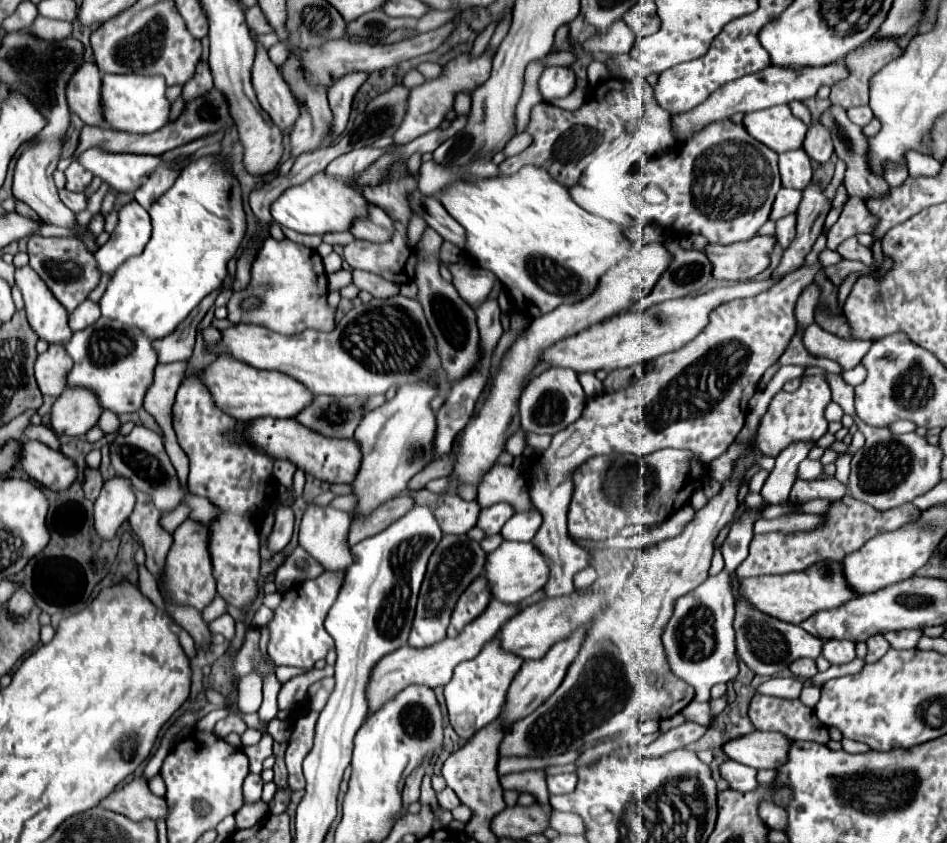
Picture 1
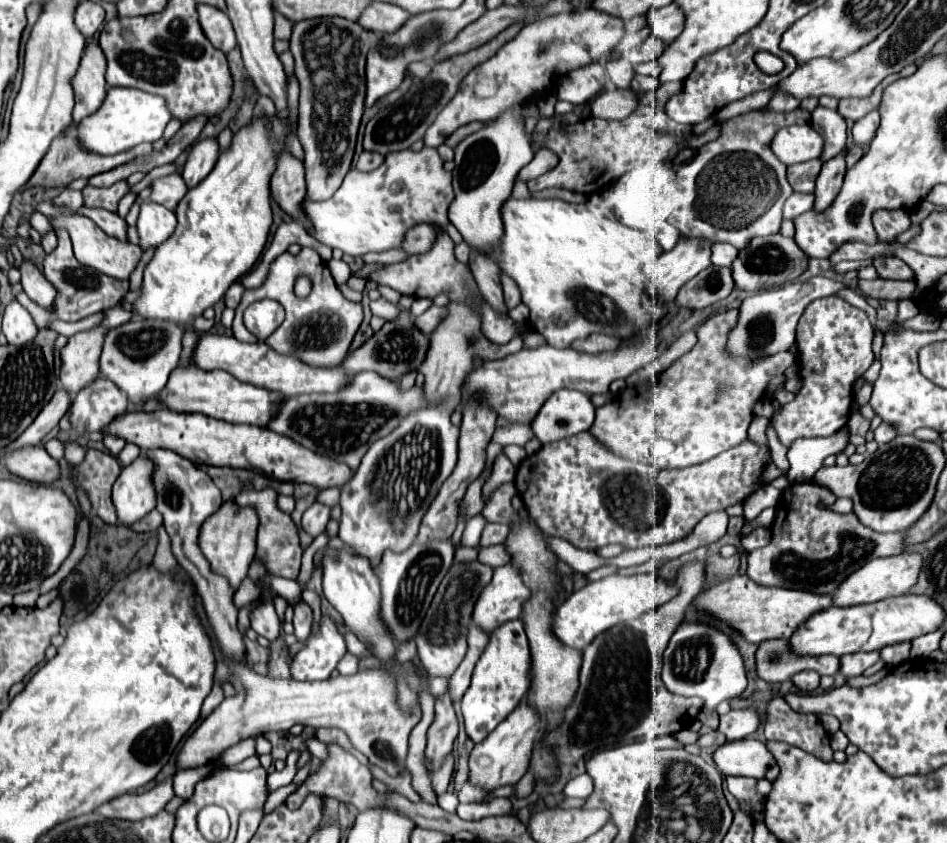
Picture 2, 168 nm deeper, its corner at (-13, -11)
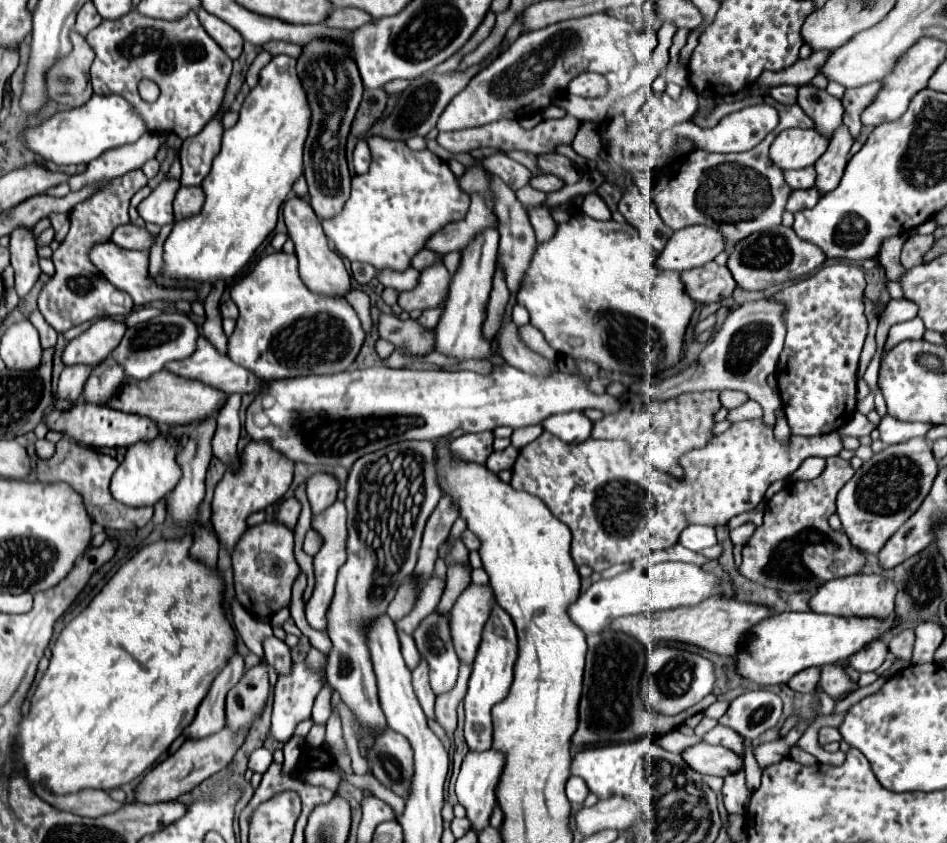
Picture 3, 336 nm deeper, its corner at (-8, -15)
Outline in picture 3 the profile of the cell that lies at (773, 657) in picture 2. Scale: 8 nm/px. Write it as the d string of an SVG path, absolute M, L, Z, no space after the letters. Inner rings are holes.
M839 664L823 666L823 672L821 672L821 680L819 680L819 684L821 684L821 688L823 688L833 700L839 700L843 694L853 692L853 690L859 688L857 682L853 682L853 680L845 674L843 666L839 666Z

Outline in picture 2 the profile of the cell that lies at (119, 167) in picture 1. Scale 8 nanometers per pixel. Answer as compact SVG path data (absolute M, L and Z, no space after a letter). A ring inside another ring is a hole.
M170 174L170 176L162 176L158 180L152 180L150 190L152 190L150 196L148 196L150 202L162 204L162 206L174 210L188 188L186 188L180 174Z

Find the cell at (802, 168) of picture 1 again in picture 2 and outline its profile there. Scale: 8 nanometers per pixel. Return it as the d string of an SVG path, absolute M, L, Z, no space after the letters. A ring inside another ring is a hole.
M810 160L810 162L788 166L788 182L794 188L794 192L812 194L820 168L822 168L820 160Z

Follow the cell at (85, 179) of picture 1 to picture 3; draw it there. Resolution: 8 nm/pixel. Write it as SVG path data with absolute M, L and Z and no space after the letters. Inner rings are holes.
M131 170L119 178L109 180L105 188L99 188L93 196L89 196L69 212L71 230L61 246L53 252L55 276L45 284L39 294L39 310L57 332L67 332L69 328L87 320L131 314L131 296L119 288L113 288L113 284L109 284L105 276L101 276L97 268L93 268L93 262L89 260L89 248L93 248L93 244L109 242L117 226L129 224L129 200L145 184L147 176L143 174L143 170Z

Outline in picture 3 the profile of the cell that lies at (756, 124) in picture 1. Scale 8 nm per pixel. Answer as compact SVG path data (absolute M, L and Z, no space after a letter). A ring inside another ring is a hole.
M789 128L775 138L769 156L781 170L799 170L813 166L815 160L827 150L827 144L829 138L817 130Z

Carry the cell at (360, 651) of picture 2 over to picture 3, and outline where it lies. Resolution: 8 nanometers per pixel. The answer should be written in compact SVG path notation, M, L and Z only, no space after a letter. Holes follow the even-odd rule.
M335 500L335 504L327 508L327 512L321 512L321 516L313 516L311 518L311 528L315 532L319 532L319 536L323 538L323 548L315 554L315 562L313 562L313 566L315 566L315 590L313 590L313 596L309 598L309 602L305 606L305 614L307 614L307 620L309 620L309 624L313 628L327 630L325 612L327 612L329 602L333 598L337 572L339 572L339 568L347 560L347 552L345 552L345 540L347 540L347 510L345 510L345 504L339 502L339 500Z

